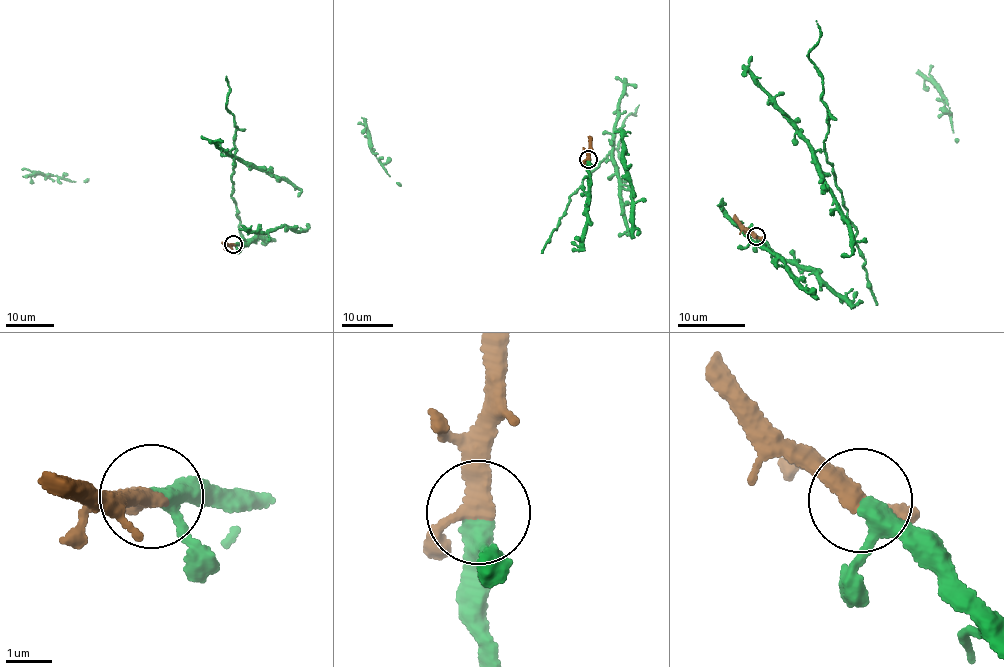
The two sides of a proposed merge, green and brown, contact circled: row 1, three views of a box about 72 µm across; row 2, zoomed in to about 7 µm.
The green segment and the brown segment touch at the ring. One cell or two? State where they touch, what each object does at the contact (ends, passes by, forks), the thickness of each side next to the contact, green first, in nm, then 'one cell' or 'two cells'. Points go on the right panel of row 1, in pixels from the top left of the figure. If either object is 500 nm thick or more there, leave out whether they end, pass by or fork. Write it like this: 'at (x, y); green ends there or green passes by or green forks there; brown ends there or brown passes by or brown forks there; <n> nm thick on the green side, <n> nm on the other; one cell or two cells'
at (756, 236); green passes by; brown passes by; 300 nm thick on the green side, 320 nm on the other; one cell

